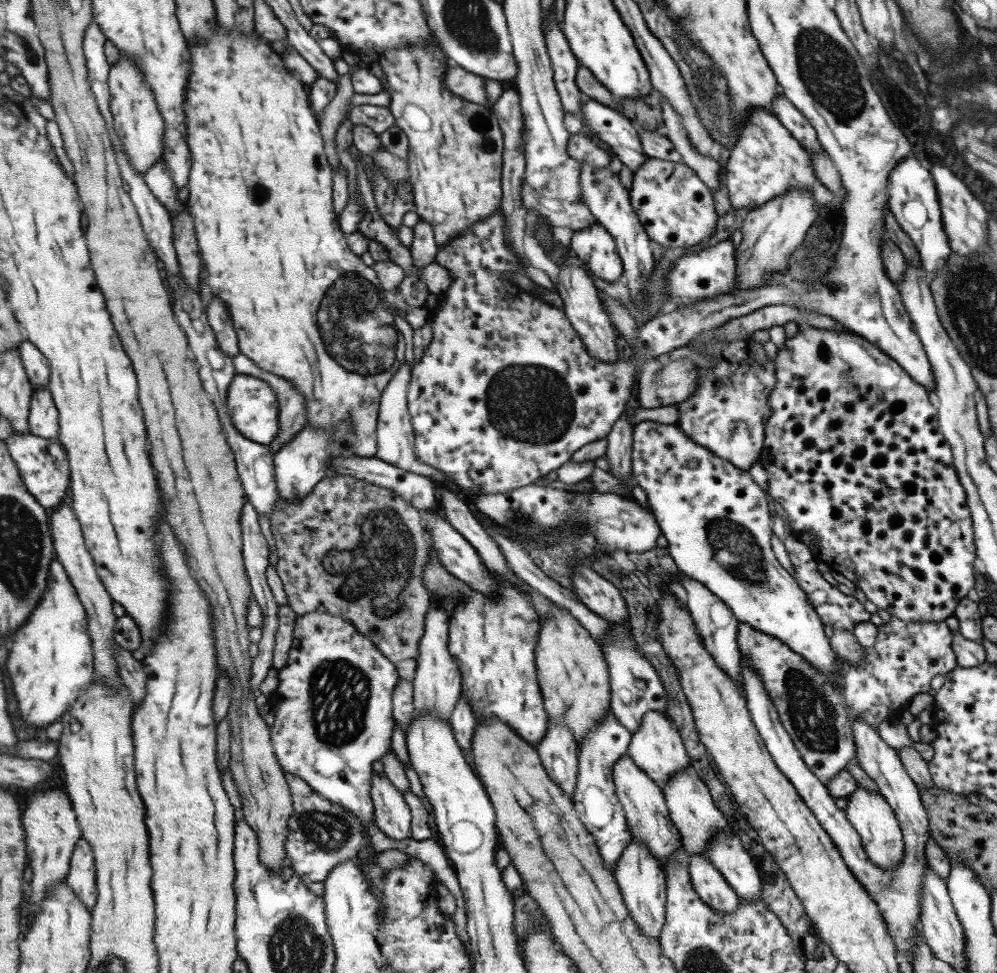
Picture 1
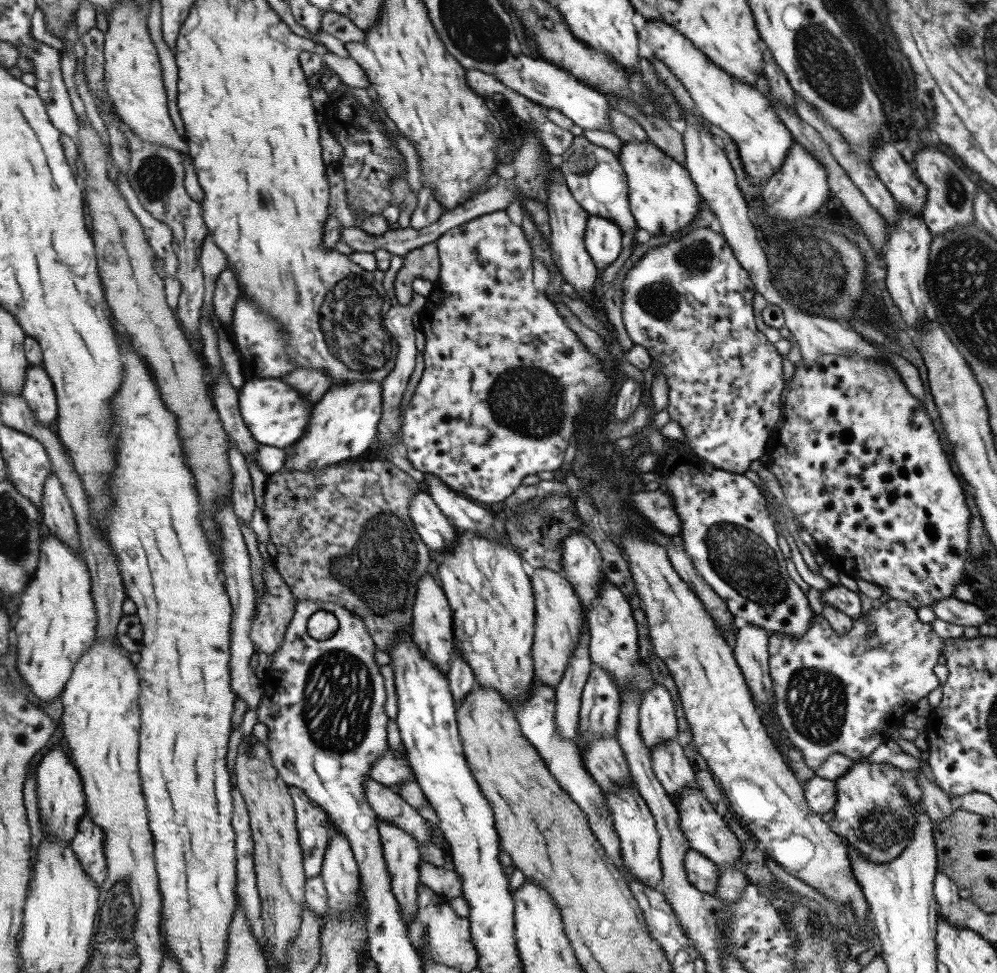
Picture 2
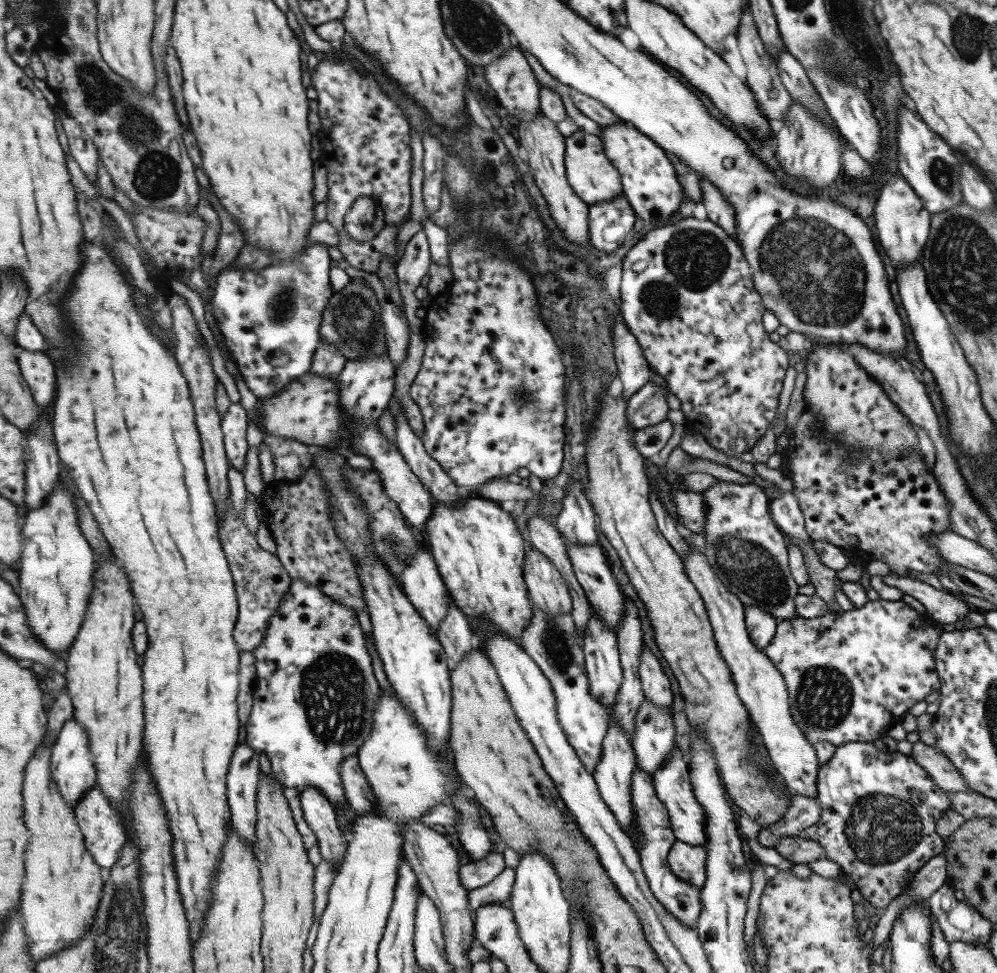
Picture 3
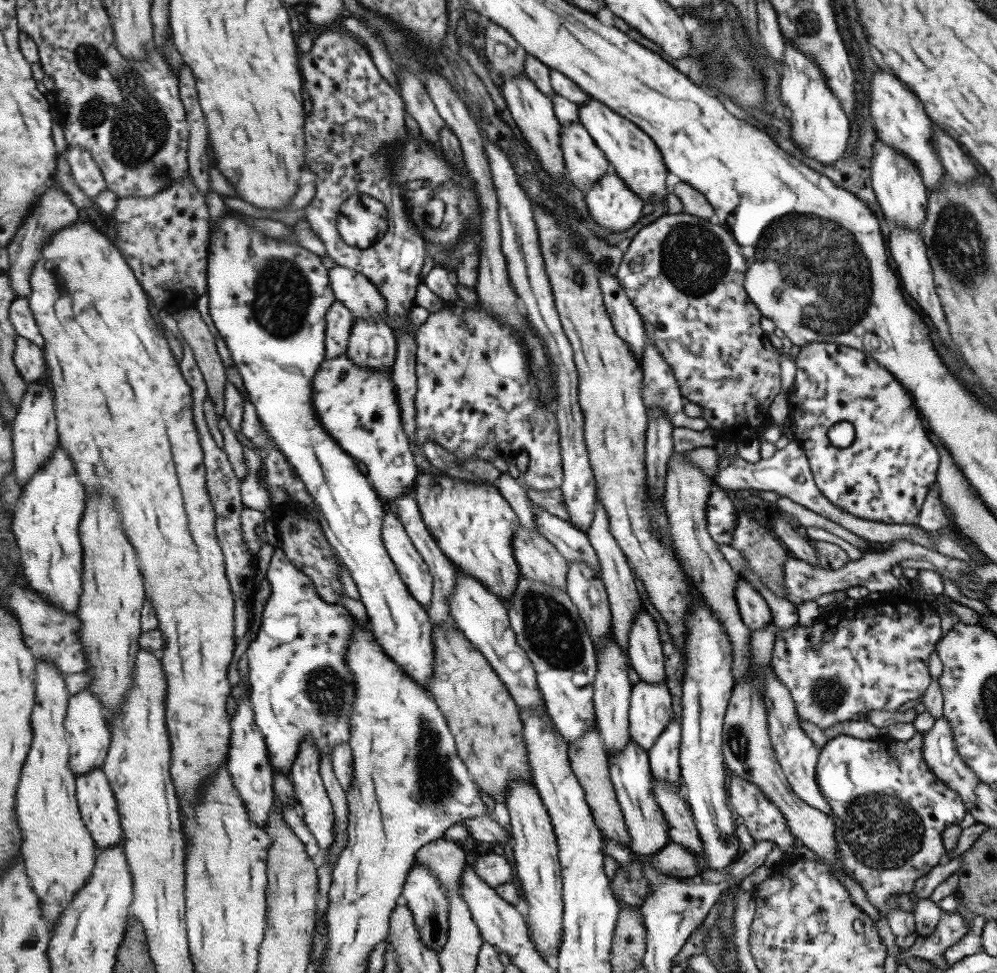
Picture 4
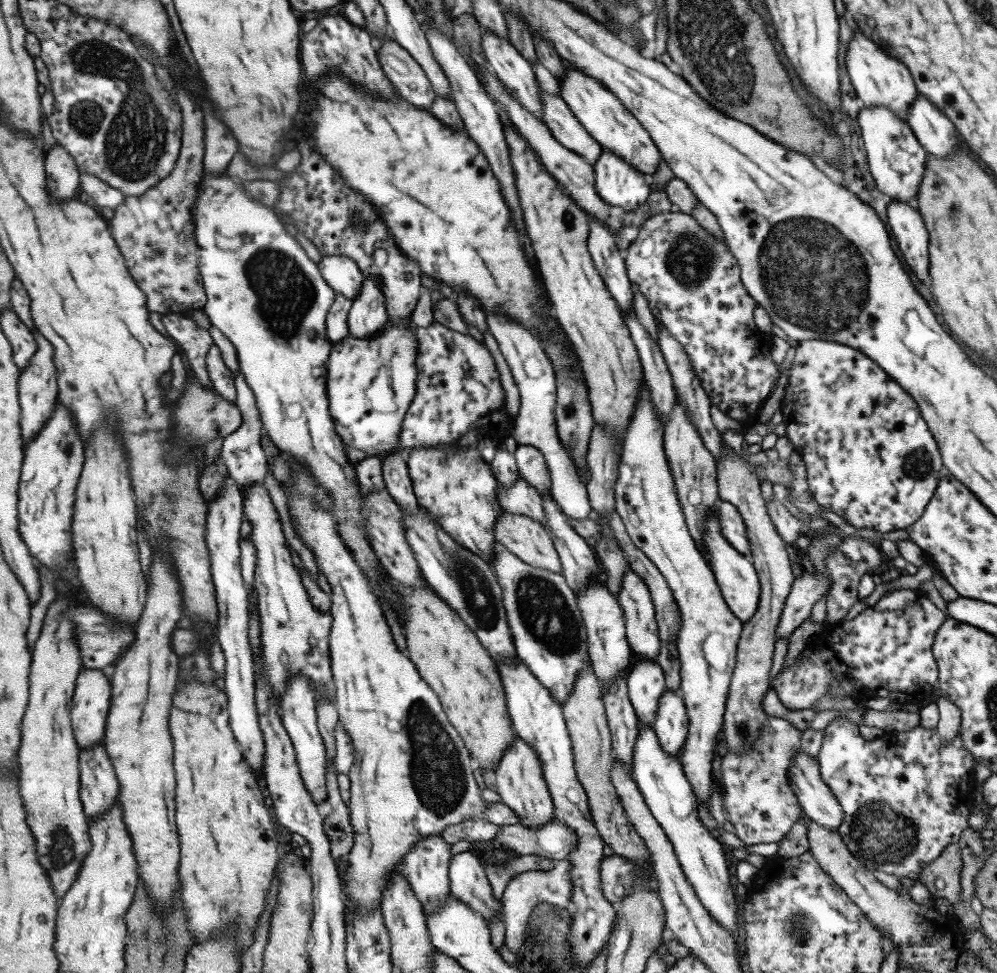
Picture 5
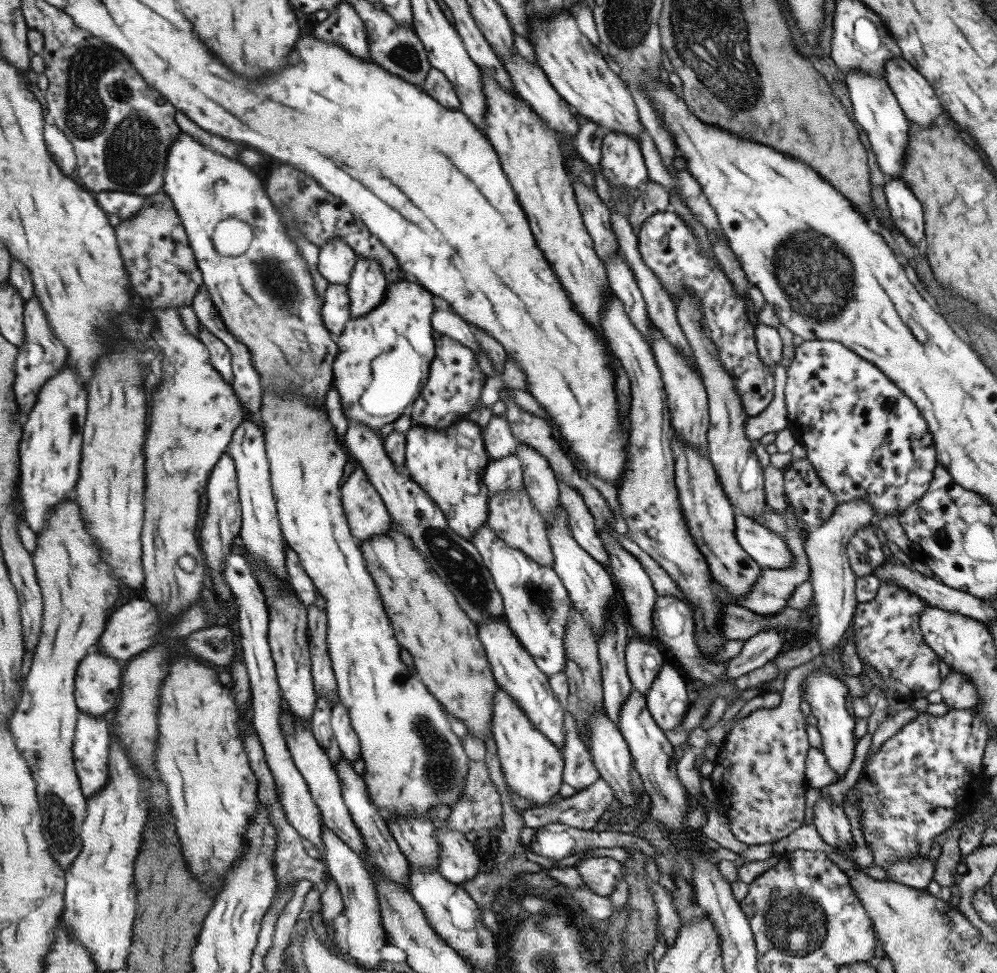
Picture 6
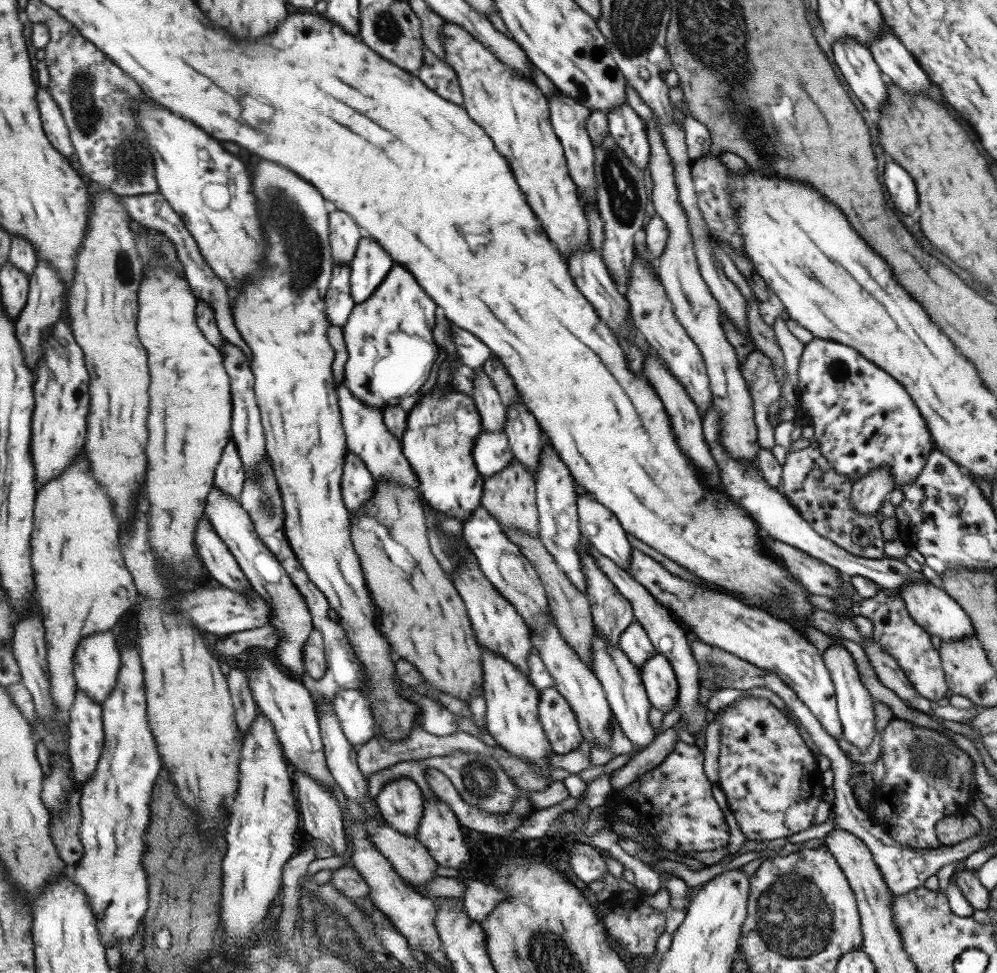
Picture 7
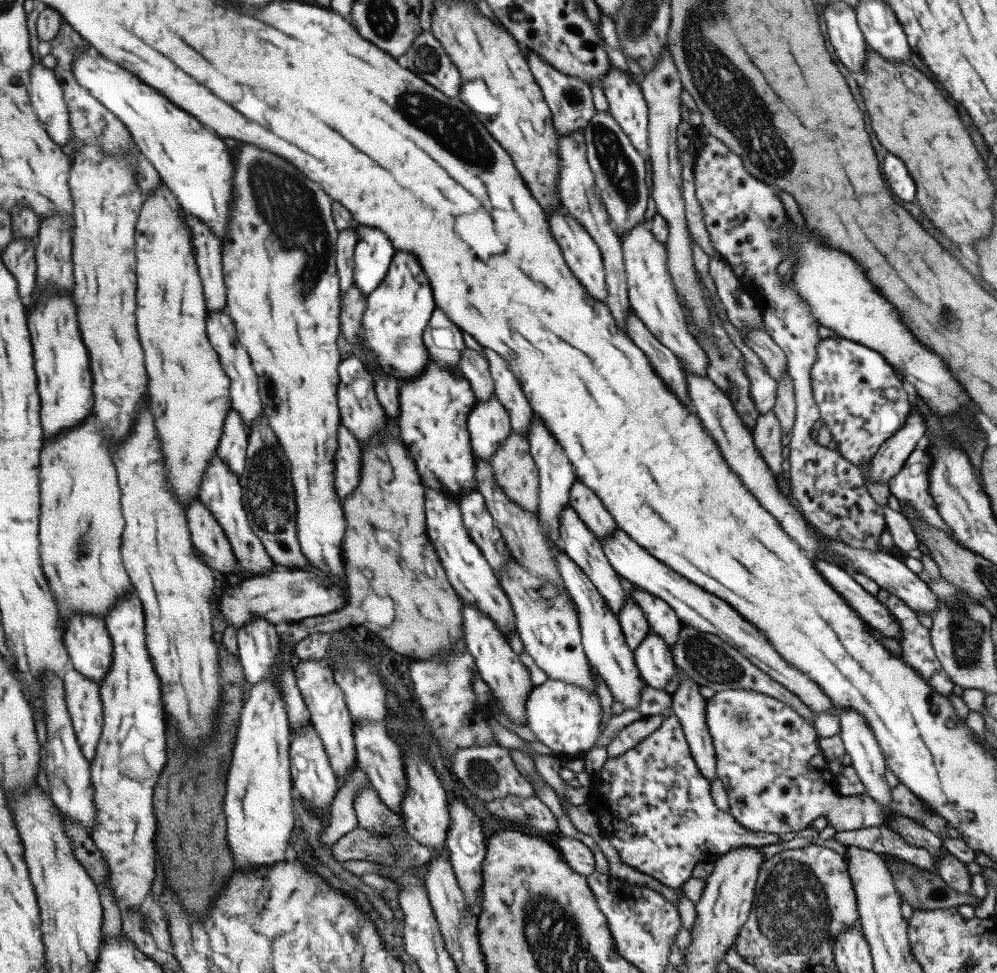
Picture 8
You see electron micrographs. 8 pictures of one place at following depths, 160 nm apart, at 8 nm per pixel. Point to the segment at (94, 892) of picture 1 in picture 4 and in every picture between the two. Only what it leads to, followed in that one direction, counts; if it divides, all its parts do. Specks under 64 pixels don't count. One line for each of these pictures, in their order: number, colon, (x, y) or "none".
2: (89, 843)
3: (105, 835)
4: (98, 803)

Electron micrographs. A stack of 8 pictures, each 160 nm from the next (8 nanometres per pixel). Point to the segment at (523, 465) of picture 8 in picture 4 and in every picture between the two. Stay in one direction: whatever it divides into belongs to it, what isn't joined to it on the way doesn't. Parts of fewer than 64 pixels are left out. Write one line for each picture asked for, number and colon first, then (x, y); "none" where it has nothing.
4: (536, 559)
5: (526, 539)
6: (511, 515)
7: (508, 496)

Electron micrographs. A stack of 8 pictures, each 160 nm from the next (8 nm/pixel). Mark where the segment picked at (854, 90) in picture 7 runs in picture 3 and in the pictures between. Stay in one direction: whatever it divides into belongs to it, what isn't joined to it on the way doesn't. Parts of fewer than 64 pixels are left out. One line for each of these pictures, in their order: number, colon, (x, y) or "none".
3: (902, 225)
4: (897, 186)
5: (895, 159)
6: (875, 109)

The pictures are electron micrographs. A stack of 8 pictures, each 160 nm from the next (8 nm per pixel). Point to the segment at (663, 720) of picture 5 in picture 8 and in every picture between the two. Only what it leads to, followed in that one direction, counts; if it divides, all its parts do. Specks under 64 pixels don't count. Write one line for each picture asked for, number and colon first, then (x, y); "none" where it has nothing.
6: (666, 700)
7: (657, 677)
8: (652, 658)

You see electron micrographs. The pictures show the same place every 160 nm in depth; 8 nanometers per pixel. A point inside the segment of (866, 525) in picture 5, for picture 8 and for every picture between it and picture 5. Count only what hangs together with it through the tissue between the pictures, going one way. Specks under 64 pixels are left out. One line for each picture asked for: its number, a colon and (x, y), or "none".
6: (865, 439)
7: (862, 418)
8: (862, 403)

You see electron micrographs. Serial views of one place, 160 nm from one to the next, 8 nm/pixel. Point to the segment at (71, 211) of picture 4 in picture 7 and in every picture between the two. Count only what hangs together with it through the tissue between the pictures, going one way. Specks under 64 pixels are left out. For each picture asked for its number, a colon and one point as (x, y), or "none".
5: (63, 173)
6: (60, 146)
7: (55, 125)

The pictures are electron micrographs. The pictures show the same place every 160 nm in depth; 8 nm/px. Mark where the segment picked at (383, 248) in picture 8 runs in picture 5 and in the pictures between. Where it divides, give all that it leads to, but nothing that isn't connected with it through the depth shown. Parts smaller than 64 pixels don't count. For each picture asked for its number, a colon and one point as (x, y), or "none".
5: (369, 316)
6: (368, 286)
7: (371, 266)

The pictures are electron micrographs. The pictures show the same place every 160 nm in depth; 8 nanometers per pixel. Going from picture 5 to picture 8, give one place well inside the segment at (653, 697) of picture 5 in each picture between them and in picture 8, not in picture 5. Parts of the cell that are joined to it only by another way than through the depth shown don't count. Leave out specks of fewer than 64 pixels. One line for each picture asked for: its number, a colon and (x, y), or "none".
6: (642, 660)
7: (634, 643)
8: (634, 627)

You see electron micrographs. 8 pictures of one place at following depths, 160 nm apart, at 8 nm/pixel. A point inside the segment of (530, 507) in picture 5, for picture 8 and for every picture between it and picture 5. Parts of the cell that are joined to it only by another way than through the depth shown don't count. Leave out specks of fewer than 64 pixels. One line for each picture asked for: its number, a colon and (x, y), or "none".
6: (500, 474)
7: (490, 453)
8: (488, 424)

